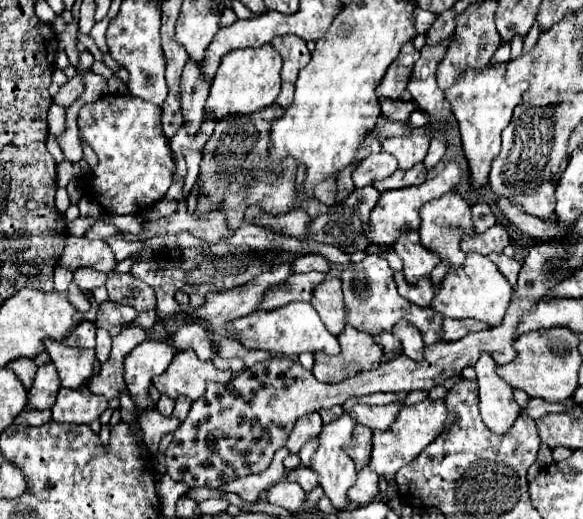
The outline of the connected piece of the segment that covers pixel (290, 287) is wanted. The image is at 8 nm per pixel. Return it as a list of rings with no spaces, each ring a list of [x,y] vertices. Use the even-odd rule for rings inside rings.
[[[318,271],[294,273],[292,279],[288,279],[288,283],[284,283],[284,287],[280,287],[280,291],[272,291],[272,295],[268,295],[268,299],[264,299],[264,307],[260,307],[260,309],[282,307],[284,303],[292,303],[292,301],[310,301],[316,285],[320,285],[324,281],[324,277],[326,277],[326,273],[318,273]]]

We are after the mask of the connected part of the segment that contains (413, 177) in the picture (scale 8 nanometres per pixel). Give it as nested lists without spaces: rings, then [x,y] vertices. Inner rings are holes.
[[[418,163],[416,167],[412,167],[412,169],[406,171],[398,169],[392,177],[376,181],[373,186],[382,193],[387,190],[418,185],[418,183],[422,183],[424,179],[426,179],[426,169],[424,169],[422,163]]]

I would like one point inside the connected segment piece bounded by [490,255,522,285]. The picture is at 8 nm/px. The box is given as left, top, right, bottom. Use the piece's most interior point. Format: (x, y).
(509, 267)

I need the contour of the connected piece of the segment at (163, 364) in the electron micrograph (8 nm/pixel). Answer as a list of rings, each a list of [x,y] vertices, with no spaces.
[[[146,339],[128,355],[124,363],[124,379],[128,383],[132,401],[138,407],[138,413],[146,407],[154,407],[154,403],[150,403],[146,397],[148,387],[152,377],[160,375],[172,363],[176,351],[178,349],[174,349],[170,343],[154,343],[152,339]]]

